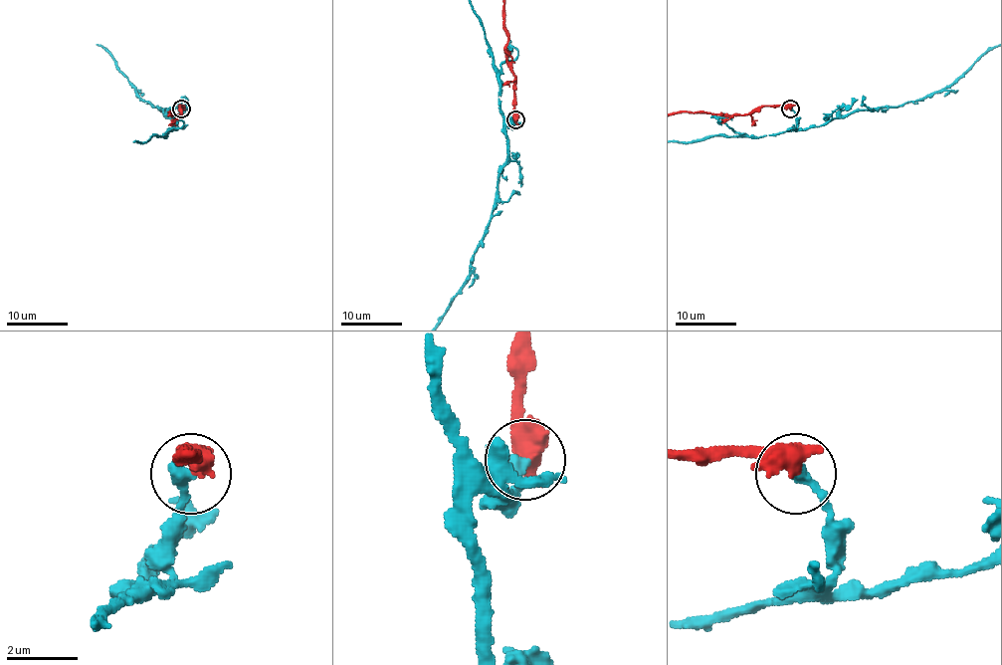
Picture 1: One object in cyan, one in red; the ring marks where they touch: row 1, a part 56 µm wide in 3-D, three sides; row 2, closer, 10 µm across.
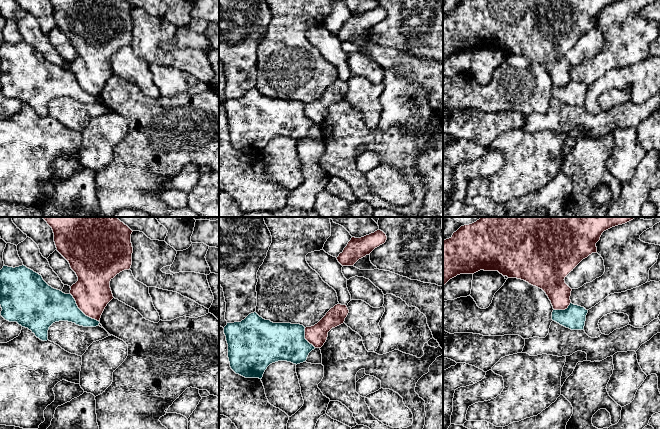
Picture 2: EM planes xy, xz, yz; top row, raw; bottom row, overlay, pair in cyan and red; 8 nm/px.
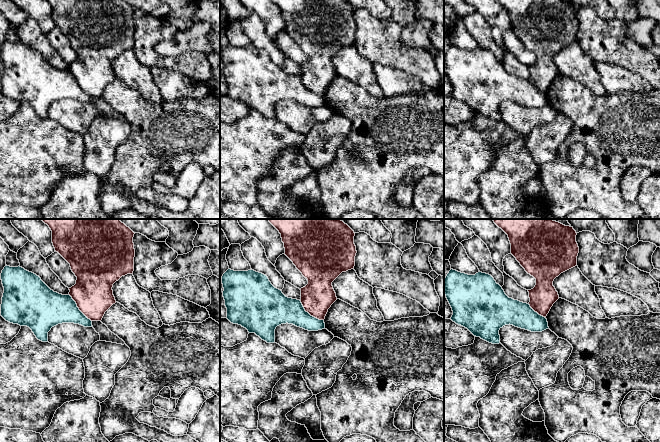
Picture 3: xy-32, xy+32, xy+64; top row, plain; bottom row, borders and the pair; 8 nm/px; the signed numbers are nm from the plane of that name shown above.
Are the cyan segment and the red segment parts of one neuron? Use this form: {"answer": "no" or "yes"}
{"answer": "no"}

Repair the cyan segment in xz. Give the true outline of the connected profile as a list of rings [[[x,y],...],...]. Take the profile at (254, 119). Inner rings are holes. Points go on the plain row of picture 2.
[[[256,88],[249,90],[241,98],[227,99],[224,103],[224,110],[228,120],[228,134],[231,145],[245,154],[262,155],[267,143],[278,137],[287,137],[293,140],[300,140],[307,136],[309,129],[315,125],[305,115],[305,103],[300,100],[291,99],[273,99],[270,96],[265,96]]]

